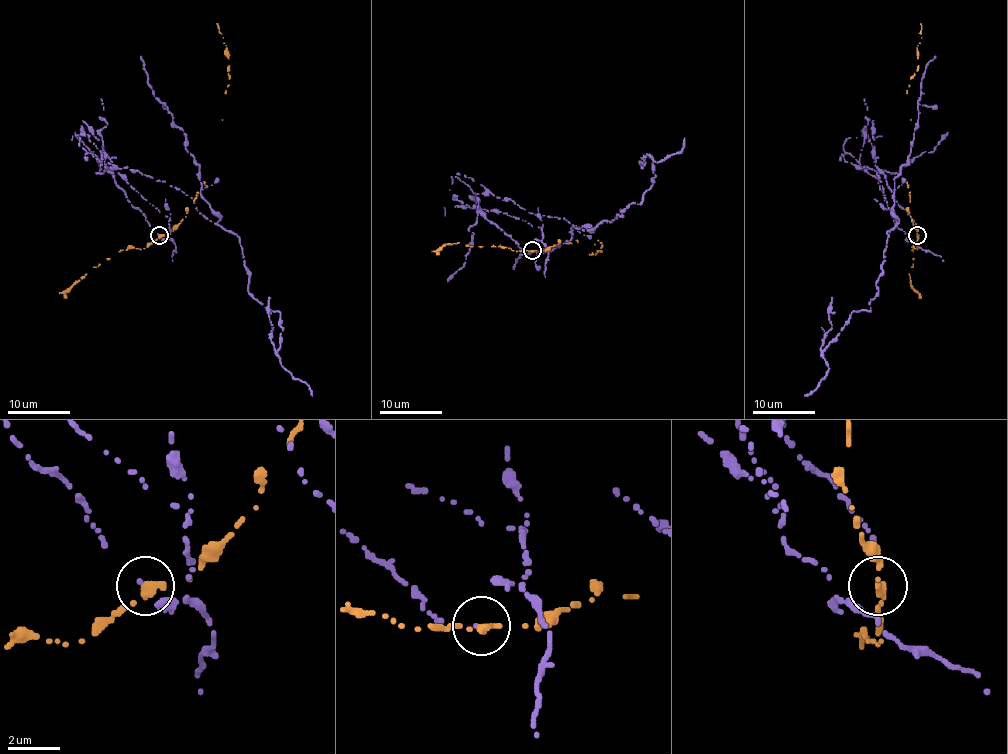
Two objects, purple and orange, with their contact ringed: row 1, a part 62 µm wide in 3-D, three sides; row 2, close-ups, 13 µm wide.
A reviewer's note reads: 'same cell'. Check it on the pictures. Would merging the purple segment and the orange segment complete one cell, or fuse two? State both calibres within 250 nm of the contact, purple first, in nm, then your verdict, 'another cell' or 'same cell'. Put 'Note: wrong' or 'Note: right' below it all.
calibres 90 and 360 nm; another cell
Note: wrong

